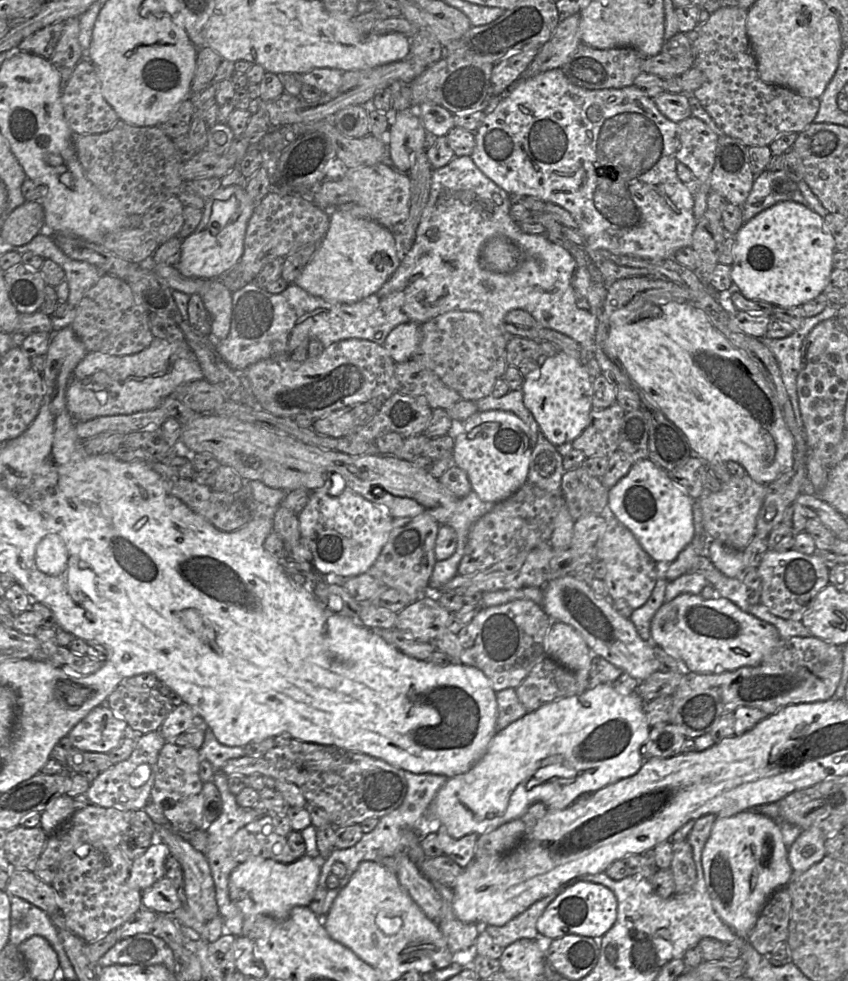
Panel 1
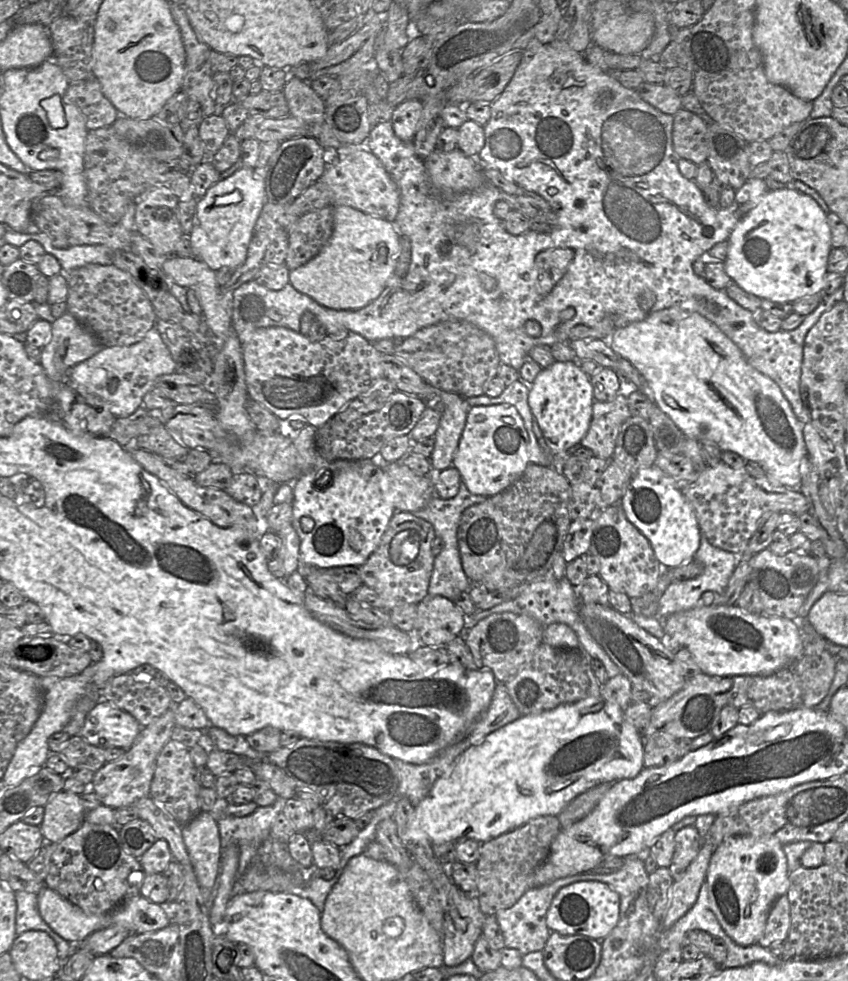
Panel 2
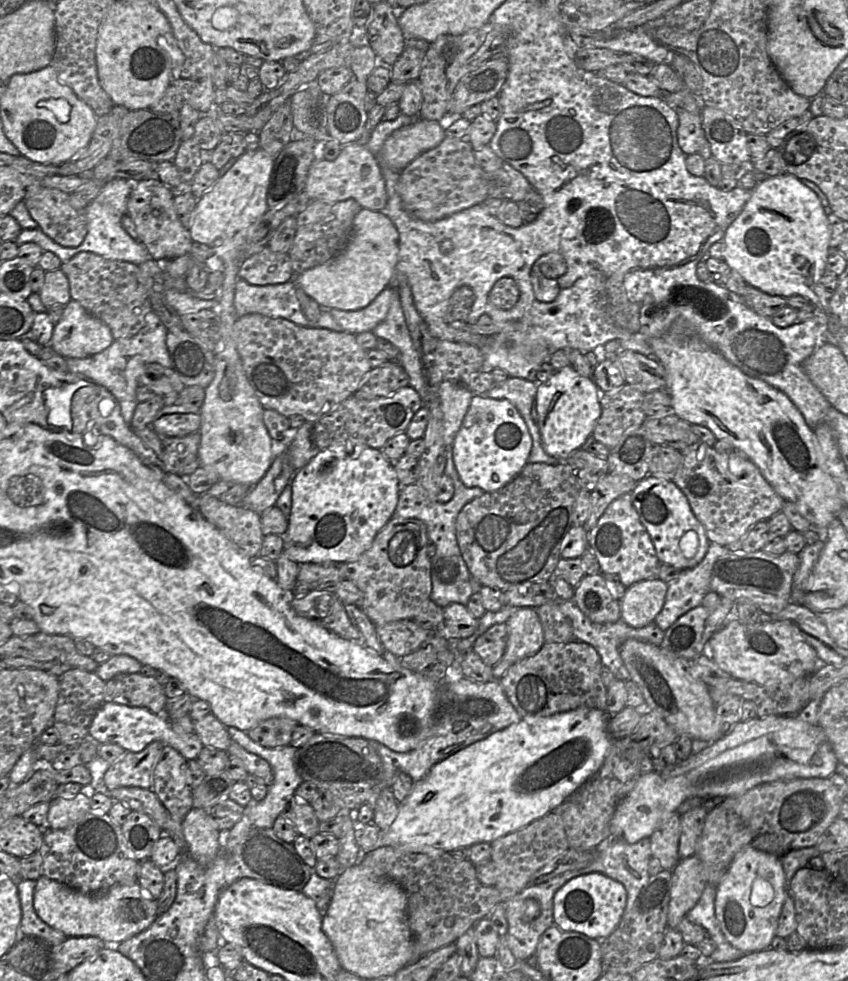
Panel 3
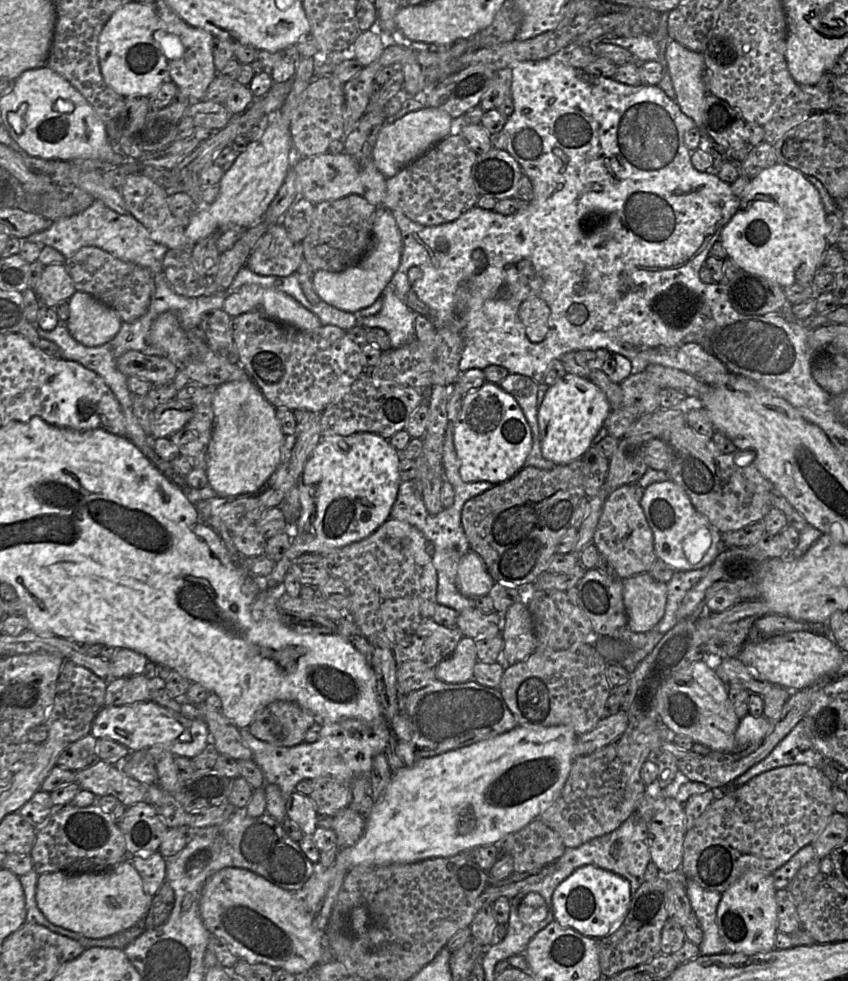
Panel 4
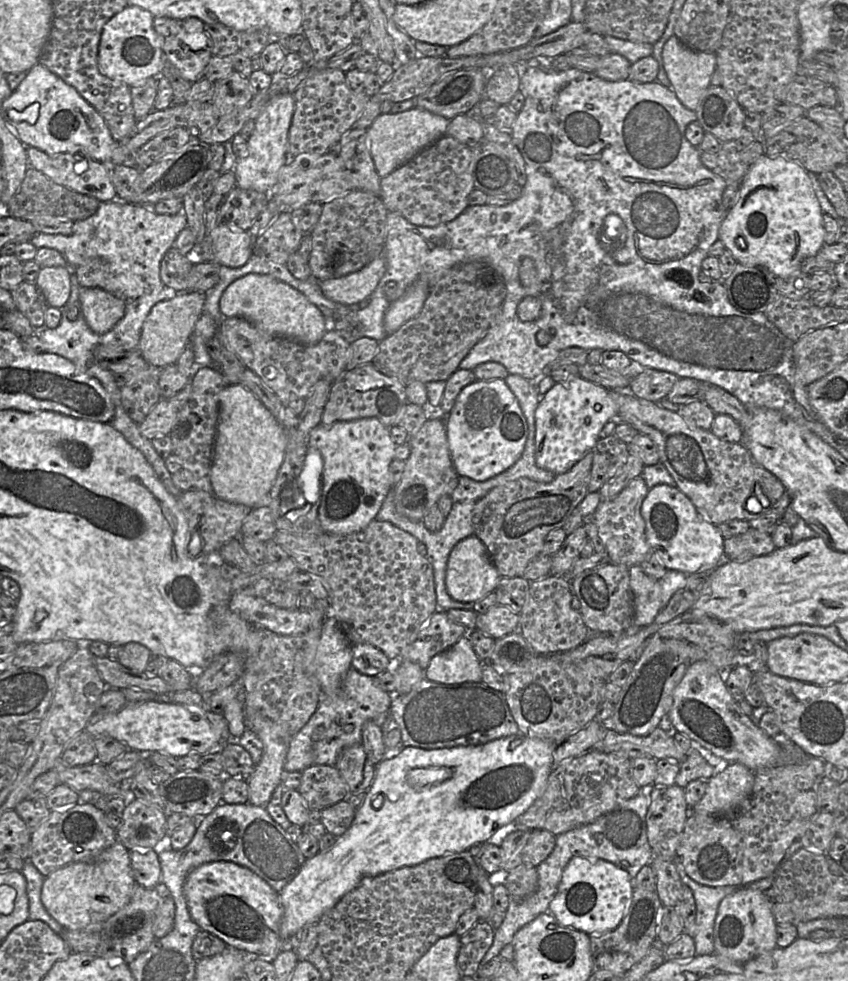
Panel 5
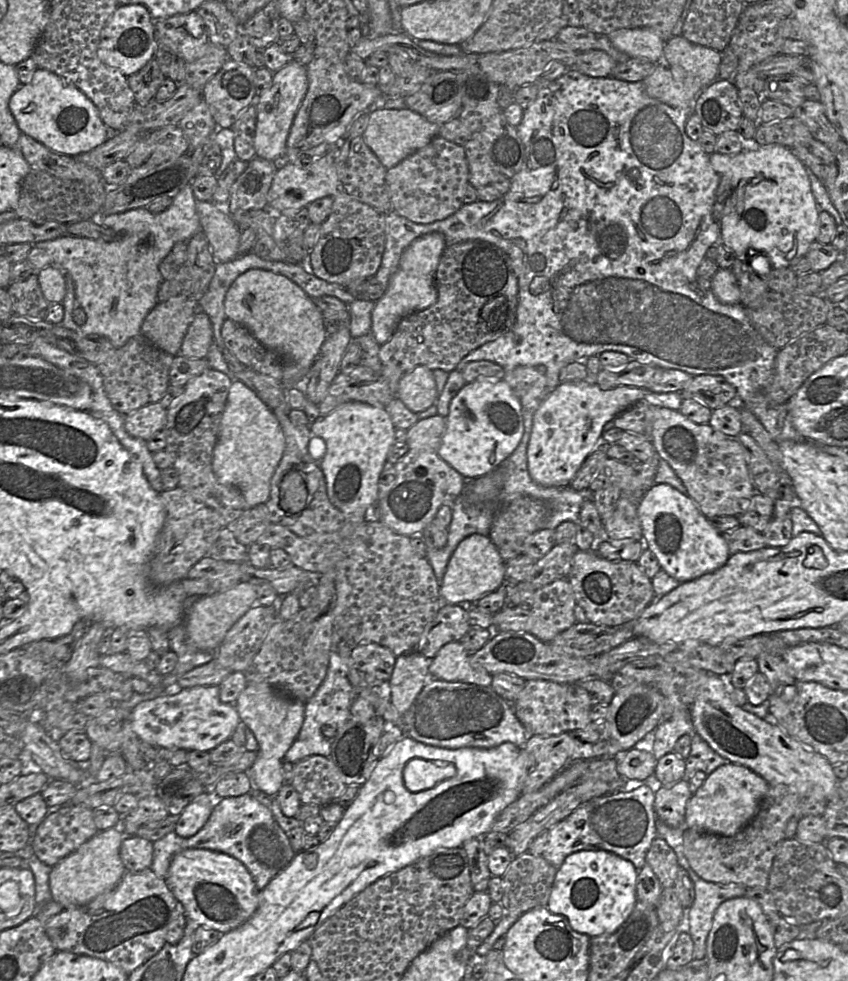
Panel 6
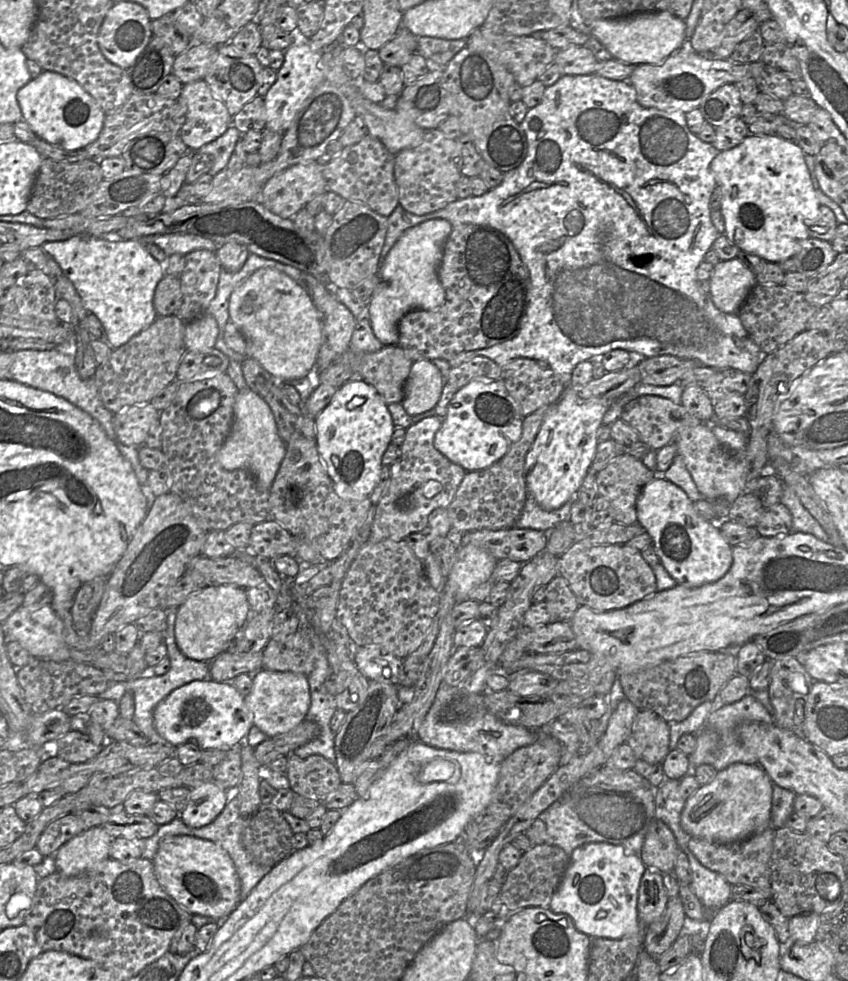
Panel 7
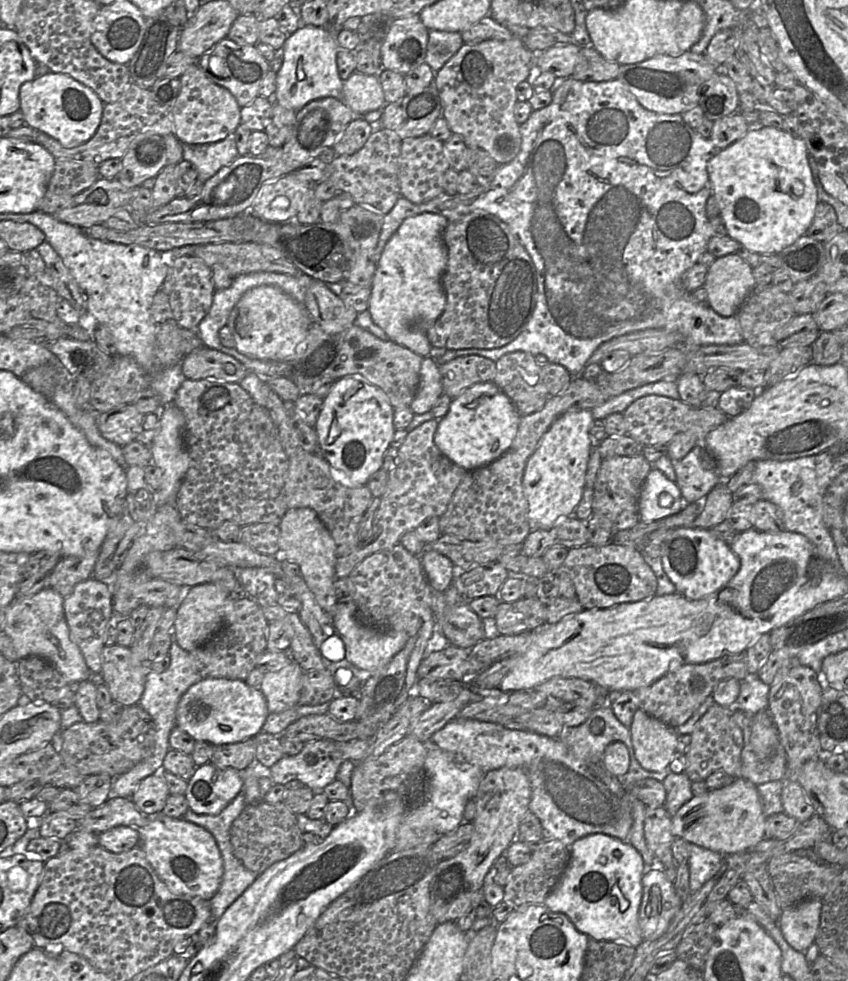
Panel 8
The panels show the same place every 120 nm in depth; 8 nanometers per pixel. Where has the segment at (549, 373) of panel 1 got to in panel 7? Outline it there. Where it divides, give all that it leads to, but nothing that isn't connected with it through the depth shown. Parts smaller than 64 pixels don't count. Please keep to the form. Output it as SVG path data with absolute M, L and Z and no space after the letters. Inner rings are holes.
M563 391L561 397L548 406L535 440L526 454L524 475L528 495L547 511L561 508L574 499L580 488L595 455L598 444L597 431L602 418L614 400L582 399L573 391Z

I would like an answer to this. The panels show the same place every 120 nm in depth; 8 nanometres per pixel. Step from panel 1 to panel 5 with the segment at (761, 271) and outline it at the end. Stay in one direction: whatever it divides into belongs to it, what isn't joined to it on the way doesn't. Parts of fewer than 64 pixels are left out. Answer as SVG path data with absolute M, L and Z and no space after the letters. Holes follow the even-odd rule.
M766 155L760 157L756 163L751 167L748 174L744 177L742 184L738 191L738 200L736 204L727 212L726 217L722 221L718 230L718 239L723 242L726 249L732 254L738 264L746 267L765 267L775 277L786 277L792 273L800 272L799 268L802 261L810 256L816 255L824 243L824 223L823 212L821 210L819 201L815 195L811 180L806 171L801 165L796 162L786 160L782 157L767 157ZM742 237L747 244L745 250L740 249L736 244L736 239Z

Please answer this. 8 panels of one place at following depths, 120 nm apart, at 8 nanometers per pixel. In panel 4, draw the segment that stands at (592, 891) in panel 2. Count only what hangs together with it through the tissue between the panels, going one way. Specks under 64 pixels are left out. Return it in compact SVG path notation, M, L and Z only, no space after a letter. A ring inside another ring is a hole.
M585 865L555 889L552 896L554 920L562 927L571 927L585 936L600 939L623 921L630 901L630 883L626 878L594 865Z

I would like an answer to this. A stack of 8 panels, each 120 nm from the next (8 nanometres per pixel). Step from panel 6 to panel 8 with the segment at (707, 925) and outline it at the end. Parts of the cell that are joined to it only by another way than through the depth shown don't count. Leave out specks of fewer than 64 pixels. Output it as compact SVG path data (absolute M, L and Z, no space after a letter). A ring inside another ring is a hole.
M688 843L690 893L699 890L720 869L724 855L694 843Z

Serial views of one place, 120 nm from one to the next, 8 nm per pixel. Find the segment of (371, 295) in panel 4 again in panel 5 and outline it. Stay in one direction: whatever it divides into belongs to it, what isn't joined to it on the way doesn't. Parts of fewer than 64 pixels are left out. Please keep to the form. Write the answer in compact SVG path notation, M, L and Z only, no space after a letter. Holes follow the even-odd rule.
M380 255L359 271L339 278L320 280L320 288L323 294L332 301L356 304L374 292L385 271L386 262Z

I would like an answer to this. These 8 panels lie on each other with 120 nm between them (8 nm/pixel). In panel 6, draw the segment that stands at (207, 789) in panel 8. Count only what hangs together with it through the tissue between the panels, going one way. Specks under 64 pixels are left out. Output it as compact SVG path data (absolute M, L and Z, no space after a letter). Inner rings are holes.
M211 789L199 795L178 815L174 832L183 838L195 835L209 819L215 801Z

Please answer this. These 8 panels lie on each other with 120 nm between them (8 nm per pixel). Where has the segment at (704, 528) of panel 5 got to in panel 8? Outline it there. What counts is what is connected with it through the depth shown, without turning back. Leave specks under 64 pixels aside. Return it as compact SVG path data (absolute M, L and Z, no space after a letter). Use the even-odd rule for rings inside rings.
M652 466L639 494L640 521L651 523L665 519L679 513L684 506L684 499L677 484ZM680 527L662 543L662 565L675 585L677 593L689 600L712 595L727 584L739 571L740 560L728 544L715 537L709 529Z

